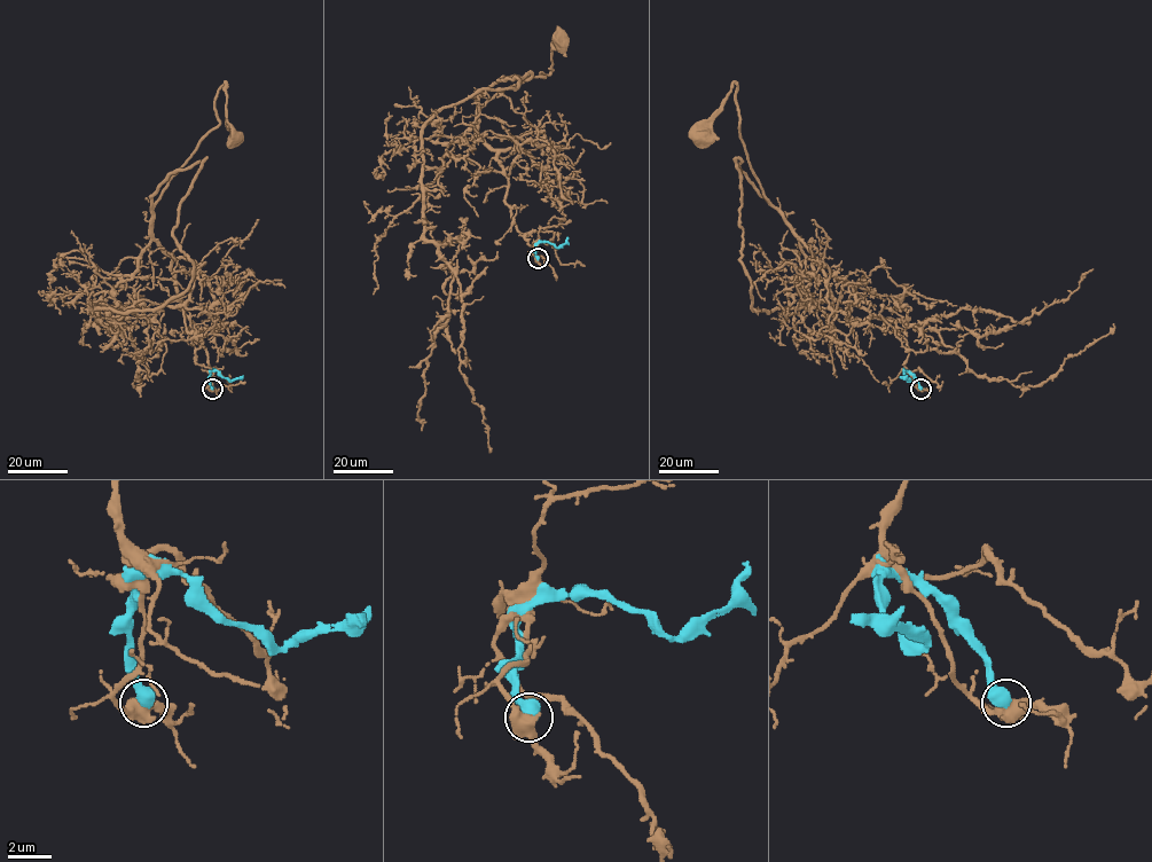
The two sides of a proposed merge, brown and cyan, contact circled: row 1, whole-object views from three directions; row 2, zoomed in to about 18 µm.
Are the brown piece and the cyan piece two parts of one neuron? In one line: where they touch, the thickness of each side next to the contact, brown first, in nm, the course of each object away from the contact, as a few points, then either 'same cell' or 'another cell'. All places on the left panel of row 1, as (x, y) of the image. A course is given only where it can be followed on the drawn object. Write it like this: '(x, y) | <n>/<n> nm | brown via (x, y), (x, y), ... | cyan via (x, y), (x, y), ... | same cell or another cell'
(212, 389) | 440/650 nm | brown via (211, 389), (200, 328), (179, 308), (171, 256), (153, 237), (153, 206), (219, 124), (225, 81), (235, 136) | cyan via (211, 389), (211, 370), (230, 381), (242, 376) | another cell

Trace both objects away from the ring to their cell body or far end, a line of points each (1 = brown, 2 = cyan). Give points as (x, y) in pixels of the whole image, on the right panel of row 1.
1: (922, 389), (904, 366), (909, 347), (896, 326), (839, 303), (765, 195), (741, 136), (734, 81), (702, 136)
2: (922, 389), (907, 370), (904, 376), (910, 381), (900, 376)

